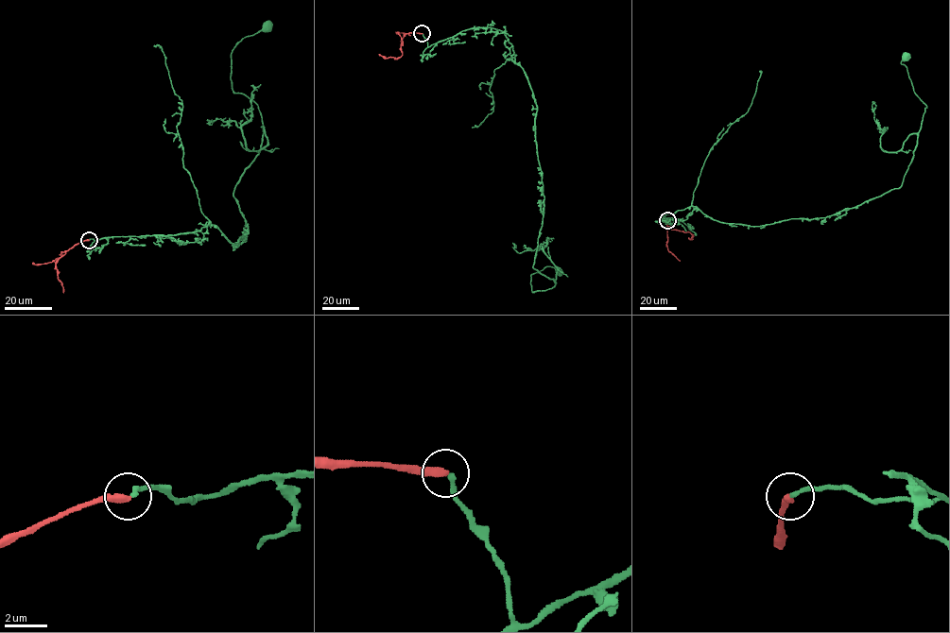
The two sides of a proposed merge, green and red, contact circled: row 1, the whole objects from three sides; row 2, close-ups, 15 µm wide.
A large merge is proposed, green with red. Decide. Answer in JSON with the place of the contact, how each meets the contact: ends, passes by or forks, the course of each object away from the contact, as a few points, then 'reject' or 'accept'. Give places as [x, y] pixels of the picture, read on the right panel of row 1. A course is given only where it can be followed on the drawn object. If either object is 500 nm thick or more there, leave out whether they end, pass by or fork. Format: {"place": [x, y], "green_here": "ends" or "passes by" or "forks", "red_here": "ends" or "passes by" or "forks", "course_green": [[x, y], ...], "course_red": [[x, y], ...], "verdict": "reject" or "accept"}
{"place": [667, 220], "green_here": "ends", "red_here": "ends", "course_green": [[667, 220], [681, 220], [662, 216], [691, 206], [750, 226], [826, 217], [898, 188], [926, 106], [906, 57]], "course_red": [[667, 220], [668, 229], [689, 231], [693, 235], [692, 239], [688, 237]], "verdict": "reject"}

